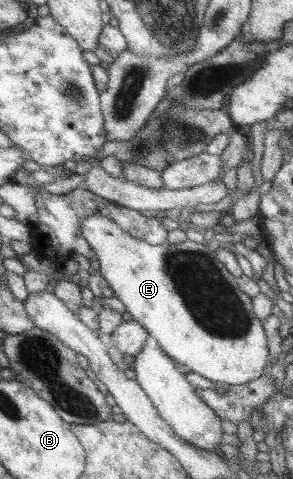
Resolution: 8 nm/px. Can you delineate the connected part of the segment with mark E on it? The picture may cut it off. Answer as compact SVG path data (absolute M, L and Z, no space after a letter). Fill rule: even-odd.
M87 215L85 219L81 220L80 227L82 236L85 241L91 246L91 249L96 255L96 259L99 262L100 273L105 278L105 281L109 283L109 287L113 289L115 297L123 302L126 307L127 313L131 315L131 319L140 323L147 331L150 339L155 341L158 345L173 361L185 365L192 373L198 373L201 377L208 379L214 383L228 384L229 386L239 386L250 383L257 379L257 377L263 374L265 371L265 365L269 359L268 339L265 335L265 330L262 327L262 321L255 317L253 311L252 299L245 295L244 291L238 286L237 278L225 269L223 263L218 260L215 254L215 245L200 244L187 239L179 244L168 244L168 242L153 245L151 243L145 243L140 239L135 239L132 235L129 235L127 231L123 231L112 219L103 215Z

